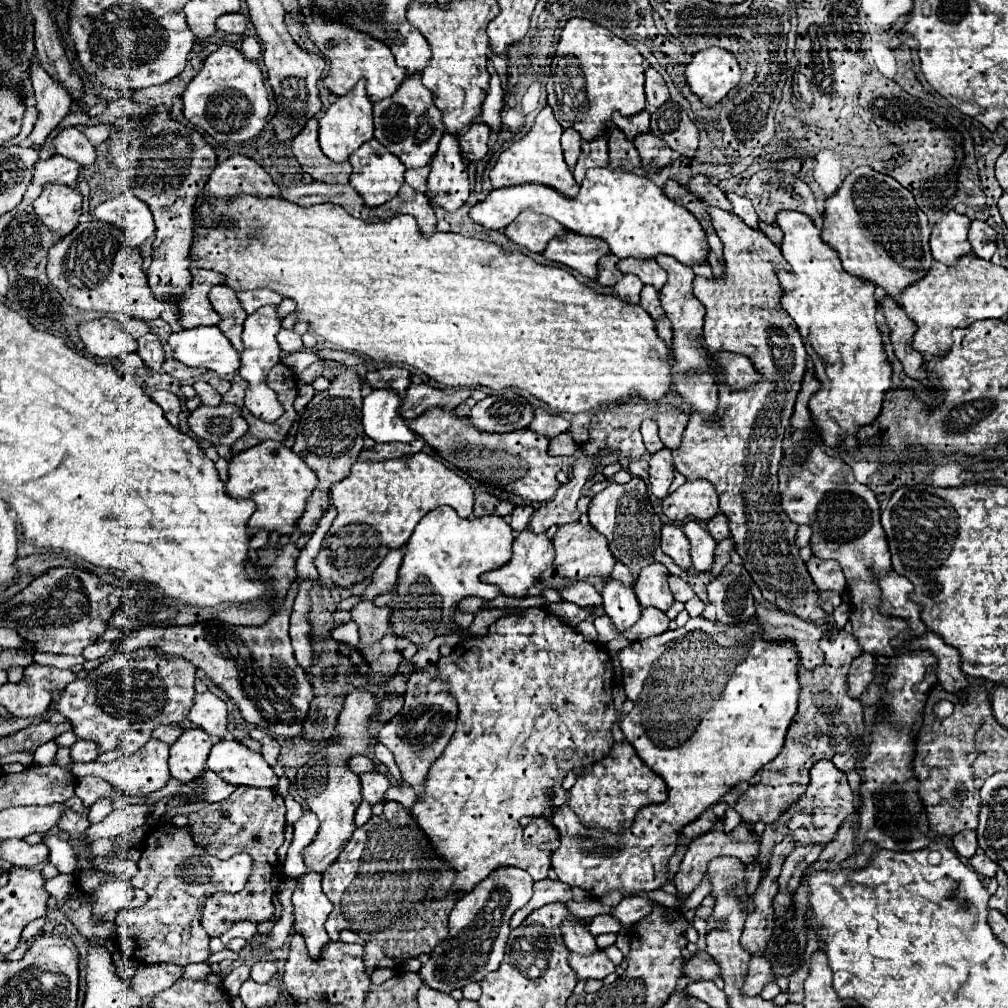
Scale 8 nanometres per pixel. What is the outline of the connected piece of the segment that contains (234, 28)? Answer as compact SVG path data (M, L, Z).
M230 12L222 14L216 20L216 28L222 32L234 32L234 34L244 34L246 32L246 16L240 12Z

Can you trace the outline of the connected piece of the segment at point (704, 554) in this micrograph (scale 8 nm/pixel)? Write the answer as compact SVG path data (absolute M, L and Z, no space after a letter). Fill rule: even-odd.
M688 520L682 524L682 530L686 538L690 540L690 556L692 556L692 566L698 572L708 572L714 562L714 548L716 542L714 538L702 528L700 522Z

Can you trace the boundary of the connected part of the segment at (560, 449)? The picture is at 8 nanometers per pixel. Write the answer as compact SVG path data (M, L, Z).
M562 432L562 434L554 436L554 438L550 438L550 448L548 448L548 452L554 454L554 456L570 456L570 454L576 452L576 448L578 448L578 446L576 446L576 442L572 440L570 432Z

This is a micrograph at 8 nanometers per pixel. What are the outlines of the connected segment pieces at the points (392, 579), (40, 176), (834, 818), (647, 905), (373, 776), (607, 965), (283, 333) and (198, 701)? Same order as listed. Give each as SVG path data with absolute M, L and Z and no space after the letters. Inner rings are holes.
M394 548L394 550L390 550L390 552L386 554L386 558L382 560L382 564L376 568L370 586L368 586L366 592L362 594L364 600L372 600L374 596L384 594L384 592L388 592L388 590L396 584L402 558L404 558L404 548Z
M54 154L48 160L38 160L36 162L32 182L36 182L36 184L60 182L60 184L66 184L66 186L74 186L78 174L80 174L78 162L74 162L74 160L66 158L66 156Z
M820 760L812 766L810 770L810 782L808 782L808 788L806 792L798 798L796 804L792 804L784 816L774 822L774 824L768 824L762 838L760 838L760 856L758 856L758 862L762 866L768 864L768 858L770 858L770 850L774 844L778 844L780 840L772 836L772 830L778 830L778 828L786 828L786 834L794 836L796 844L828 844L838 826L842 824L842 820L846 816L850 816L854 812L854 796L852 796L852 790L848 786L848 780L846 780L846 774L840 772L830 760Z
M630 896L630 898L622 898L622 902L612 910L612 918L616 918L622 924L622 928L628 928L634 922L642 920L644 916L648 916L650 910L652 910L652 900Z
M368 772L360 774L360 780L362 780L362 796L368 804L374 806L378 802L384 802L386 790L392 786L388 776L384 776L382 772Z
M598 950L594 956L574 956L570 954L570 966L576 970L576 976L580 980L590 980L590 978L606 978L616 970L616 966L606 958L602 950Z
M282 328L276 338L278 338L278 344L280 344L280 348L284 352L298 352L298 350L302 350L302 336L296 334L294 330Z
M204 692L204 694L196 694L188 720L194 726L206 730L210 736L226 738L226 722L228 722L226 716L228 716L226 702L214 696L212 692Z

